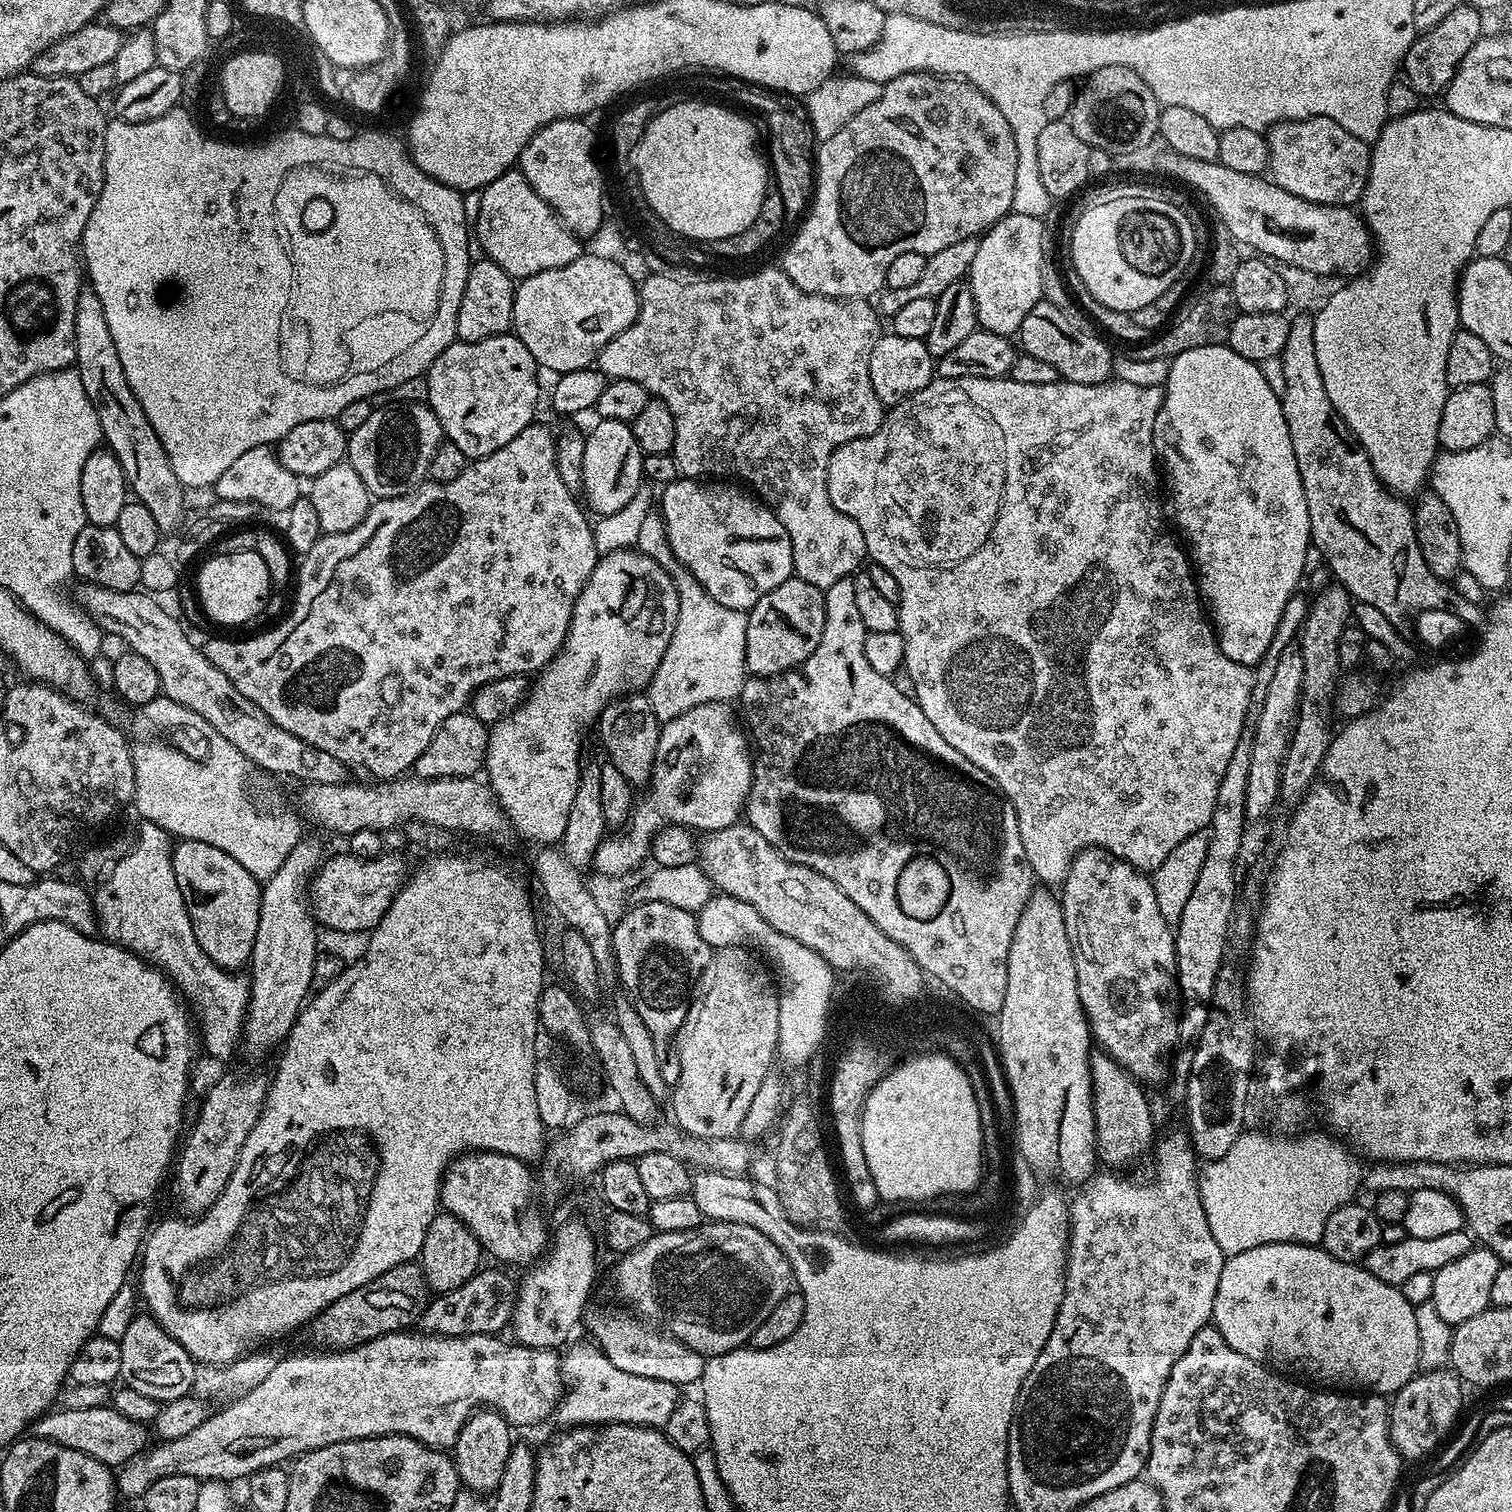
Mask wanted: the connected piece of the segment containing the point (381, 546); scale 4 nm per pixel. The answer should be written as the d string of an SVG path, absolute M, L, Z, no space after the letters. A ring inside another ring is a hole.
M540 423L528 424L526 430L522 430L514 442L506 442L502 450L494 450L494 454L469 462L454 482L425 482L405 496L387 497L383 501L384 521L369 534L368 541L361 548L359 531L343 536L321 535L320 543L311 552L303 553L301 560L304 561L300 566L298 564L294 576L296 601L288 617L269 632L260 632L249 640L212 640L203 645L205 658L214 662L214 666L218 666L218 670L222 670L222 674L226 674L226 678L230 678L230 682L234 682L254 706L261 708L274 723L282 726L282 730L294 734L294 738L302 738L302 742L310 742L310 746L334 754L334 758L347 764L349 769L365 768L372 775L369 777L377 781L391 782L405 775L415 765L422 750L430 746L438 726L442 726L450 714L458 714L469 707L476 689L496 678L528 676L547 669L564 644L578 594L582 594L596 565L598 553L594 546L593 525L590 520L588 524L585 509L576 505L577 497L566 490L558 475L557 433Z

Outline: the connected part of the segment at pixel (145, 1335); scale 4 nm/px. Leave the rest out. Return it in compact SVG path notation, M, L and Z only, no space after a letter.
M141 1315L134 1317L126 1334L120 1339L122 1350L122 1370L120 1380L127 1387L143 1392L146 1398L156 1399L160 1405L169 1404L172 1400L182 1398L193 1391L192 1379L194 1361L189 1352L151 1315L145 1320Z

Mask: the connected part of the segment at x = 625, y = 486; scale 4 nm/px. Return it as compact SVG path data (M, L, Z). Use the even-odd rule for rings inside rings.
M626 420L595 421L592 433L584 436L584 453L582 454L583 499L588 499L587 507L596 511L597 517L609 516L622 510L630 498L638 494L644 480L643 450L632 433L632 425Z

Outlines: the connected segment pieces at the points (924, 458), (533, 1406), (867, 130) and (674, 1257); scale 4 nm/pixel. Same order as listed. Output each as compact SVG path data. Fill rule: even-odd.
M882 334L870 354L870 382L874 386L874 394L878 394L878 398L885 406L901 404L893 412L891 409L885 415L882 426L877 432L870 434L867 438L854 438L850 442L838 446L838 450L834 450L834 454L830 458L826 474L826 490L830 494L830 502L834 502L834 506L838 510L842 510L842 514L846 514L858 522L858 526L862 530L862 538L866 538L868 556L875 563L886 566L886 570L890 570L890 574L894 574L900 587L898 631L906 642L904 667L910 672L912 681L915 683L916 704L922 710L922 714L926 714L926 718L930 718L934 730L938 730L938 734L942 734L942 738L946 738L946 742L950 742L950 746L954 746L954 750L958 750L958 754L962 754L967 760L974 762L974 766L978 766L978 770L986 773L992 783L1014 806L1018 818L1018 834L1022 834L1022 850L1026 850L1026 862L1032 867L1033 877L1041 885L1063 885L1072 860L1083 848L1101 848L1114 854L1119 860L1125 860L1140 872L1151 874L1158 866L1162 866L1162 862L1166 862L1170 850L1174 850L1174 846L1178 846L1178 842L1183 842L1185 838L1190 838L1190 834L1207 829L1211 825L1214 802L1218 799L1218 788L1222 786L1226 766L1230 766L1234 746L1238 746L1238 738L1242 738L1247 708L1250 706L1251 691L1254 687L1253 669L1247 664L1230 662L1230 658L1226 658L1226 654L1222 654L1220 644L1216 641L1215 631L1200 599L1198 585L1194 579L1193 565L1190 563L1185 549L1178 543L1177 537L1173 535L1166 523L1166 512L1162 507L1162 480L1158 475L1158 457L1154 446L1154 418L1158 418L1158 410L1164 401L1163 391L1159 387L1143 388L1142 385L1135 384L1132 380L1119 380L1119 378L1113 379L1107 384L1079 384L1059 379L1056 383L1046 386L1029 386L1026 382L1018 382L1011 378L995 380L994 378L974 378L973 376L950 378L949 380L936 378L933 384L928 384L931 382L932 376L934 377L934 358L928 352L924 341L918 338ZM956 575L959 580L950 581L944 592L934 589L931 576Z
M405 1330L403 1332L391 1332L382 1338L374 1338L370 1342L359 1344L353 1348L312 1350L309 1356L288 1356L285 1360L284 1358L277 1359L277 1366L265 1379L261 1380L258 1386L221 1407L221 1412L216 1412L213 1416L212 1413L205 1415L202 1426L196 1427L195 1430L190 1430L190 1434L182 1434L182 1438L174 1438L167 1442L157 1443L155 1445L157 1448L149 1447L141 1452L139 1456L130 1458L125 1464L121 1464L115 1473L117 1493L123 1499L125 1496L128 1500L139 1501L144 1497L150 1486L154 1482L158 1482L158 1478L166 1478L174 1474L193 1476L199 1482L231 1482L230 1480L240 1479L240 1481L243 1481L258 1470L283 1465L303 1453L313 1452L322 1446L330 1446L347 1440L361 1440L371 1436L409 1436L418 1442L422 1442L427 1448L452 1450L456 1447L456 1439L462 1430L462 1426L471 1418L472 1413L481 1406L485 1409L502 1413L509 1425L515 1426L517 1429L519 1429L518 1427L528 1428L531 1424L540 1424L547 1416L549 1419L553 1415L556 1403L560 1400L564 1390L564 1378L560 1375L561 1353L551 1348L531 1348L525 1344L517 1344L515 1342L507 1344L506 1341L500 1339L504 1338L496 1334L490 1336L483 1336L482 1334L474 1334L473 1336L429 1336L419 1330Z
M907 72L884 85L884 92L878 102L870 102L866 110L858 110L834 138L823 141L814 156L814 176L820 182L820 200L810 220L802 222L802 228L795 230L799 235L788 252L787 263L782 271L802 290L810 294L818 294L835 300L868 300L875 297L884 288L886 270L890 270L890 262L902 254L922 254L929 257L938 254L938 250L946 250L946 246L954 246L954 242L971 240L994 227L1001 218L1012 211L1014 202L1014 177L1018 175L1018 146L1014 142L1014 134L1010 130L1010 122L1002 118L1002 110L994 106L982 90L973 84L951 76L934 76L930 72Z
M705 1222L699 1224L694 1230L656 1232L646 1242L642 1242L642 1246L638 1246L636 1250L623 1253L617 1260L620 1261L616 1264L616 1292L626 1303L633 1304L633 1306L628 1306L634 1309L635 1315L651 1322L657 1329L663 1330L671 1336L672 1339L681 1340L683 1344L690 1346L690 1350L700 1352L706 1358L726 1354L735 1348L745 1347L748 1344L750 1334L754 1334L754 1330L758 1330L758 1325L770 1315L770 1310L774 1310L774 1306L778 1306L778 1302L782 1302L782 1298L786 1298L794 1288L792 1267L784 1256L783 1250L774 1246L774 1242L770 1242L770 1238L766 1234L754 1230L754 1226L735 1224L734 1222Z

